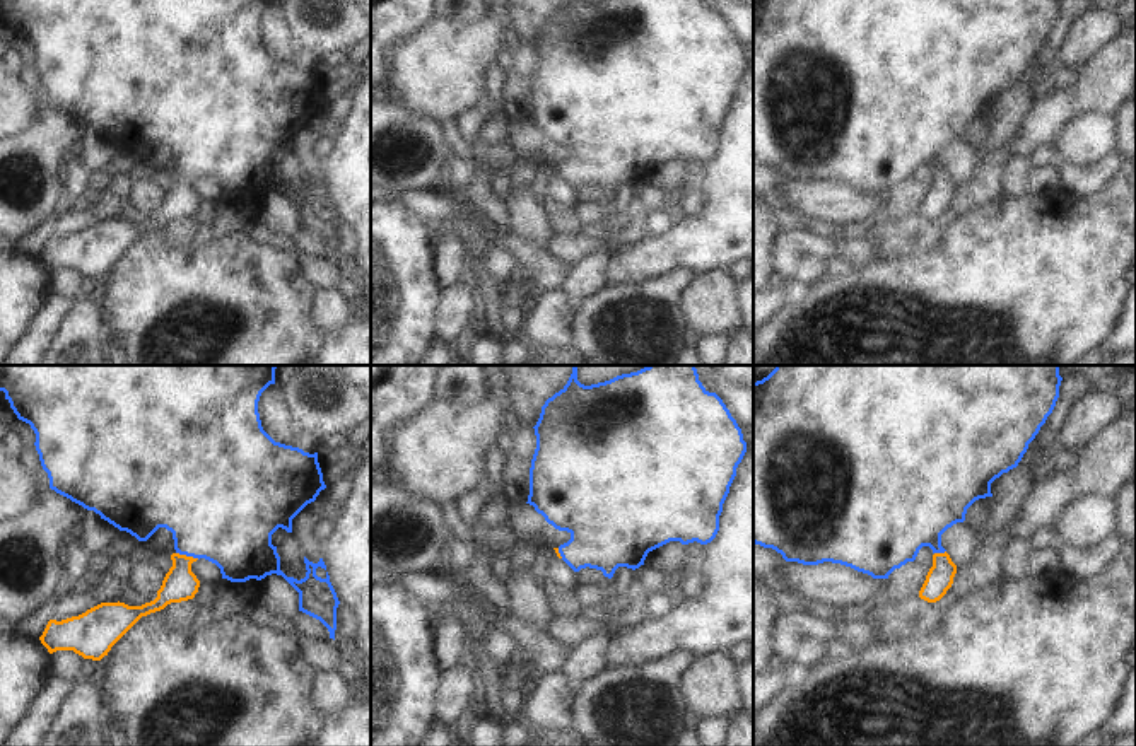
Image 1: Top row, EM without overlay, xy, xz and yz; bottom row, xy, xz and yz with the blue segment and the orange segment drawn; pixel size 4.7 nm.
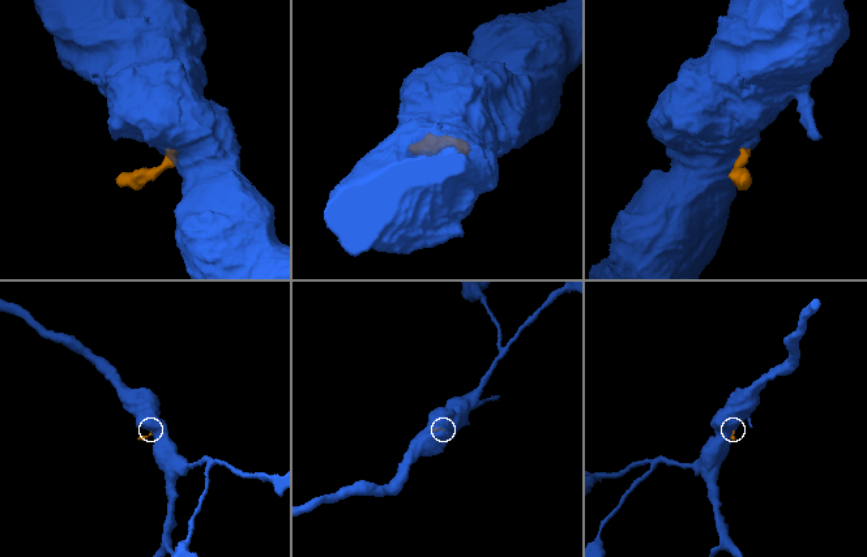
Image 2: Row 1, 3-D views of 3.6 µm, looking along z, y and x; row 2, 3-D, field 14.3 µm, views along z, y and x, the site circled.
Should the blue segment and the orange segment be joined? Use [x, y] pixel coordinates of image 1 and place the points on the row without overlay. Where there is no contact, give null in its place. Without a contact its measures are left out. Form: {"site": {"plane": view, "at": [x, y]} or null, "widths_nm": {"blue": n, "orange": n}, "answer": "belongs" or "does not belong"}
{"site": {"plane": "xy", "at": [188, 173]}, "widths_nm": {"blue": 460, "orange": 160}, "answer": "belongs"}

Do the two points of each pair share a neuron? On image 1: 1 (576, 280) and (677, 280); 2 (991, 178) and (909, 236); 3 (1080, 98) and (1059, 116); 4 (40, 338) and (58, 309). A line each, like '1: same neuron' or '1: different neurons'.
1: different neurons
2: same neuron
3: same neuron
4: same neuron

